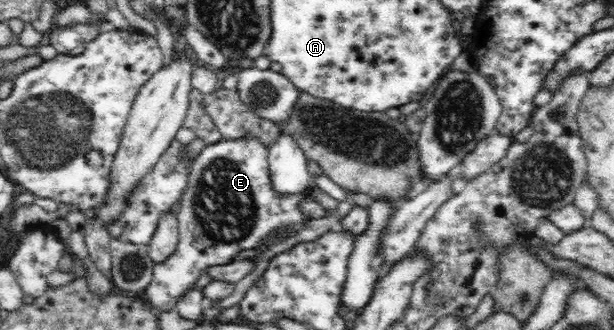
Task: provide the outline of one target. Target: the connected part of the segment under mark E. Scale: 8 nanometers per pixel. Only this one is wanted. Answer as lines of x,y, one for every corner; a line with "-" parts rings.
241,138
233,140
223,139
220,142
207,145
195,158
195,163
192,165
192,172
189,173
188,177
188,188
185,189
184,195
181,197
180,212
176,214
179,221
179,238
176,250
169,255
163,263
156,264
153,279
143,291
146,299
156,310
169,312
171,309
176,309
176,300
183,296
185,292
193,288
193,285
198,280
201,273
205,272
205,269
208,267
214,265
227,266
231,261
235,261
234,257
239,251
243,251
243,249
255,249
259,244
262,244
267,240
273,240
273,237
277,237
277,235
284,235
284,239
286,239
303,228
305,219
301,214
301,210
299,210
299,204
307,195
310,195
310,189
307,187
304,191
301,191
301,193
289,193
288,196
278,197
278,193
274,191
270,184
268,157
269,147
265,147
257,138

